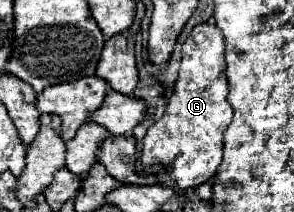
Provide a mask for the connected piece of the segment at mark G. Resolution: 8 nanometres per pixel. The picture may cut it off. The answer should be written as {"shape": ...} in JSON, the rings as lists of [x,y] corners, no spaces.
{"shape":[[[212,22],[196,24],[182,44],[182,62],[178,80],[164,116],[154,122],[142,140],[142,164],[156,162],[170,166],[170,176],[180,188],[196,188],[208,182],[222,162],[222,134],[232,122],[232,106],[228,104],[228,78],[224,62],[224,36]]]}

